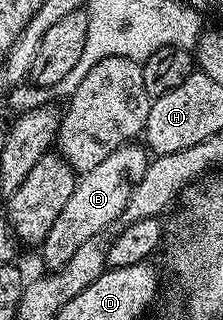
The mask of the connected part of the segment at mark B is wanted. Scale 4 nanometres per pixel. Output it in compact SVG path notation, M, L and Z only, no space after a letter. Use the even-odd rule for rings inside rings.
M140 142L126 143L112 152L96 168L85 171L74 185L72 196L60 216L56 218L48 236L42 242L40 253L49 271L55 271L72 260L72 255L88 240L104 234L104 230L121 219L132 189L143 179L150 163L147 147Z

